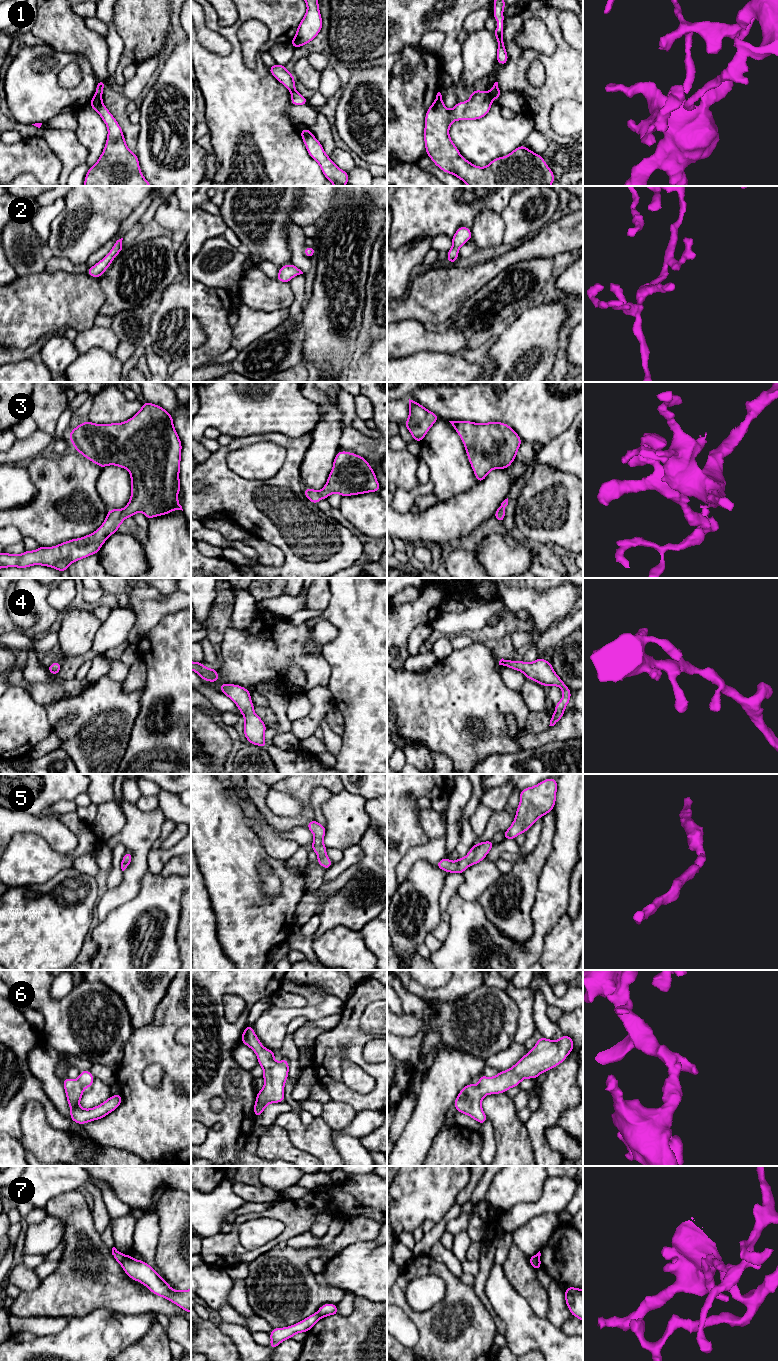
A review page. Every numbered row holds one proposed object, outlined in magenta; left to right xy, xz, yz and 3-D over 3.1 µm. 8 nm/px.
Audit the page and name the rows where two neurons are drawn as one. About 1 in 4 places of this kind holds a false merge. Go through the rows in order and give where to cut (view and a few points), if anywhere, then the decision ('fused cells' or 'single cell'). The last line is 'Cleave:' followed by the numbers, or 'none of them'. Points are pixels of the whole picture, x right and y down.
1: xy (95, 94), (101, 98) | fused cells
2: no cut | single cell
3: no cut | single cell
4: no cut | single cell
5: no cut | single cell
6: no cut | single cell
7: xy (125, 1255), (120, 1264) | fused cells
Cleave: 1, 7

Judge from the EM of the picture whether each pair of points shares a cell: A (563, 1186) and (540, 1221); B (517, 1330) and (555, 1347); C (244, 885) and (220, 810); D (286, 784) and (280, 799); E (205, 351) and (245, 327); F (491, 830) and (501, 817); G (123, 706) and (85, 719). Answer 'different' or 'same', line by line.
A: different
B: same
C: same
D: different
E: different
F: same
G: same

